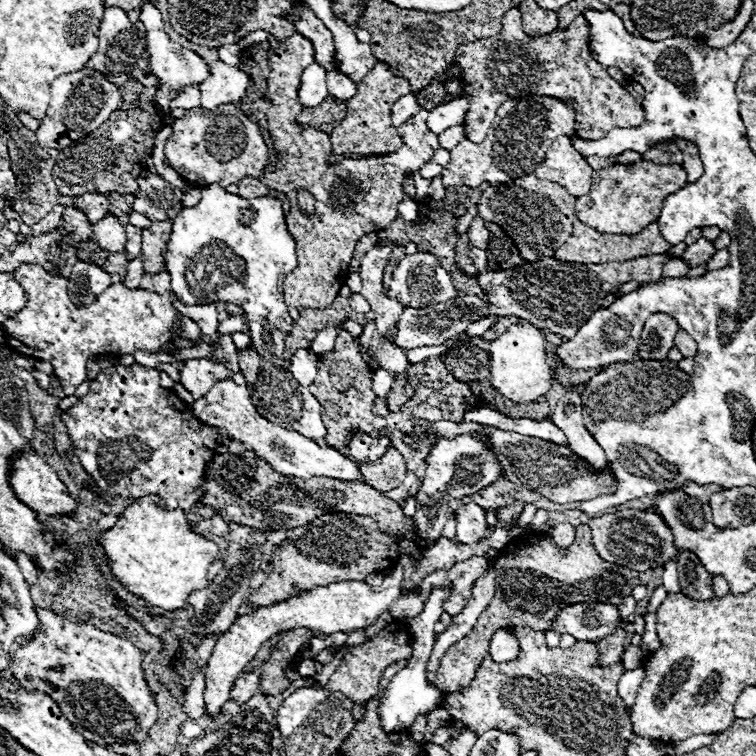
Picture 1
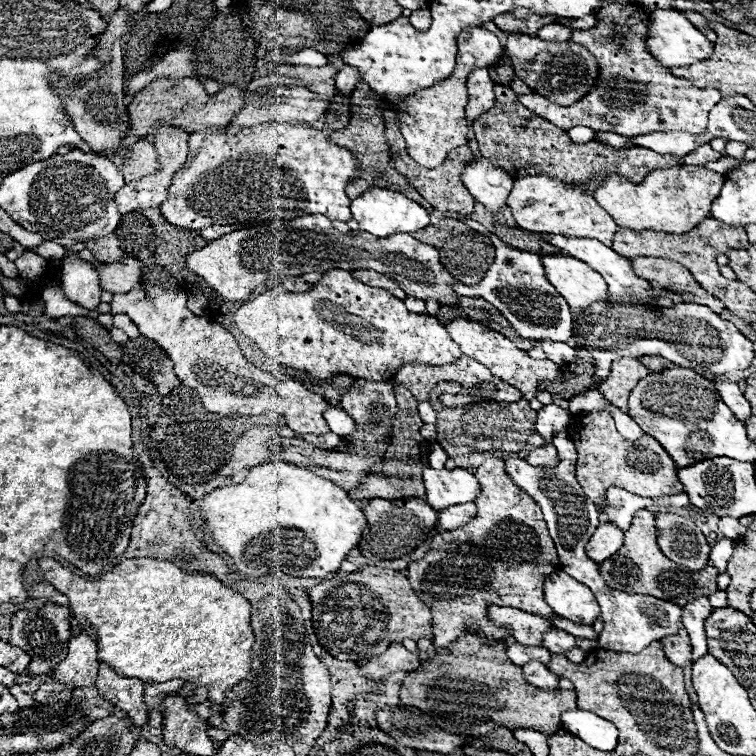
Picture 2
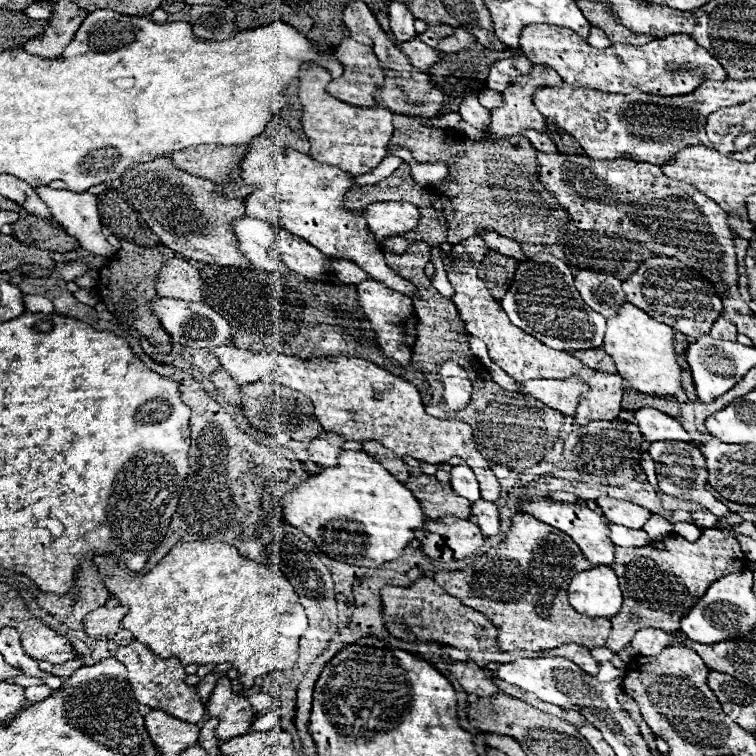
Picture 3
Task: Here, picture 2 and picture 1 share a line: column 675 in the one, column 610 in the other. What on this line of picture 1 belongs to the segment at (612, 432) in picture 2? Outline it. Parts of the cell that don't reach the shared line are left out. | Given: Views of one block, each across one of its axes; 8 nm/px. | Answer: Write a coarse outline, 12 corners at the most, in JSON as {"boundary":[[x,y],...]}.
{"boundary":[[436,422],[454,438],[482,432],[504,478],[556,504],[614,494],[610,464],[596,472],[570,448],[486,428]]}

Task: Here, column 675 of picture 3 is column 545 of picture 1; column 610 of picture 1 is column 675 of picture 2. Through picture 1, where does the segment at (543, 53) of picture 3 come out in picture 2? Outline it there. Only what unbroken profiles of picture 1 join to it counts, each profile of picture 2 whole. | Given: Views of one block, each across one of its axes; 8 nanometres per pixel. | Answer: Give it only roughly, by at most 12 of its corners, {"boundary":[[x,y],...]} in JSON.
{"boundary":[[608,4],[574,30],[600,64],[572,106],[520,104],[562,130],[700,134],[722,98],[644,50],[650,14]]}

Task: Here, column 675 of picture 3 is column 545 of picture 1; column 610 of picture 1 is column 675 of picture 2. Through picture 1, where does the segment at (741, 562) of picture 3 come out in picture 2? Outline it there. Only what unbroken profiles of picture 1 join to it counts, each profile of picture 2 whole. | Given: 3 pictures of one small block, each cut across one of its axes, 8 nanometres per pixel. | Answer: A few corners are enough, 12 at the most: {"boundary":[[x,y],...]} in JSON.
{"boundary":[[638,510],[622,548],[600,564],[606,584],[678,606],[718,590],[716,568],[684,572],[656,546]]}

